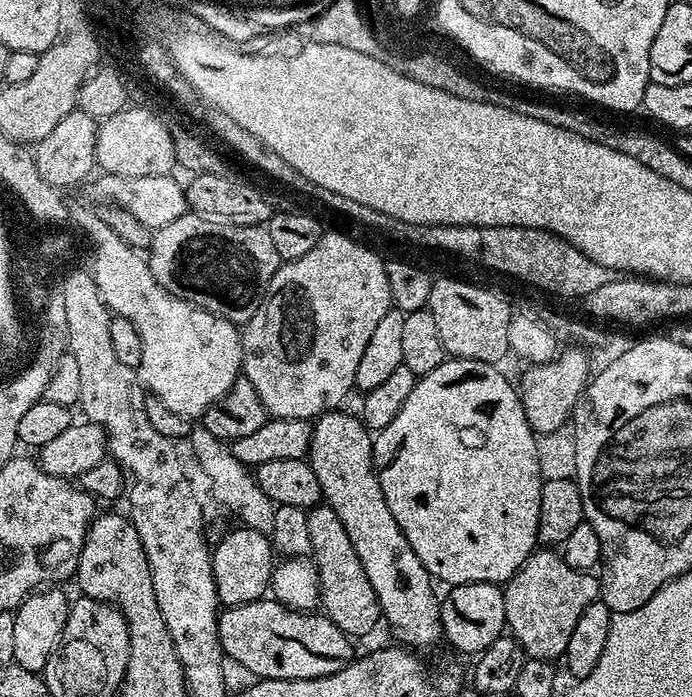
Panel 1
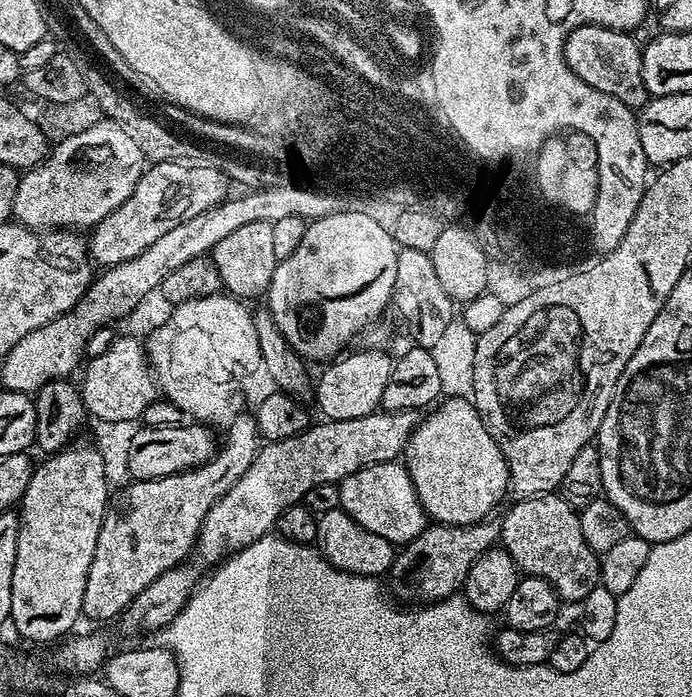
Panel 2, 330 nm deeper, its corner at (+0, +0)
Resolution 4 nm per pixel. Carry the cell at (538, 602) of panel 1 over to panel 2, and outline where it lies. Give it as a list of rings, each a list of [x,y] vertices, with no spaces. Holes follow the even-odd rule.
[[[559,494],[529,496],[515,501],[516,505],[500,520],[499,543],[514,558],[521,573],[542,576],[549,580],[561,601],[579,602],[601,583],[601,557],[582,538],[580,513],[571,508]]]

